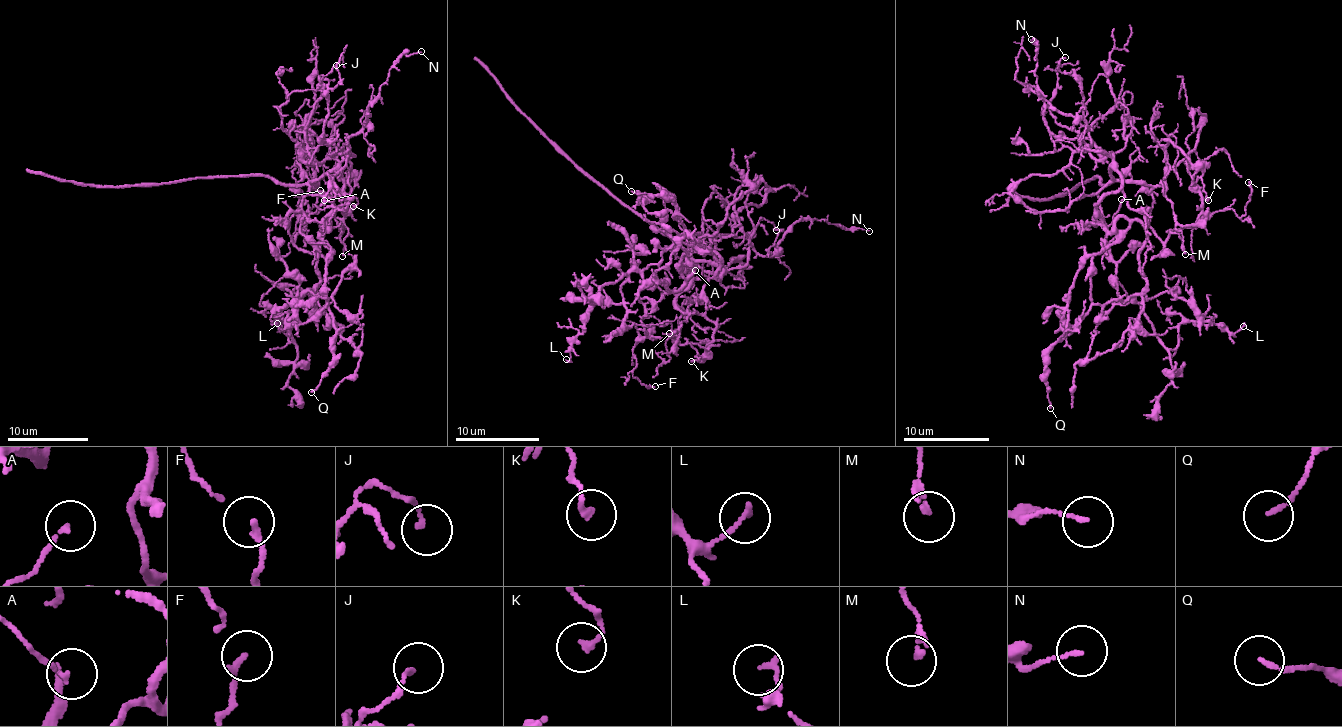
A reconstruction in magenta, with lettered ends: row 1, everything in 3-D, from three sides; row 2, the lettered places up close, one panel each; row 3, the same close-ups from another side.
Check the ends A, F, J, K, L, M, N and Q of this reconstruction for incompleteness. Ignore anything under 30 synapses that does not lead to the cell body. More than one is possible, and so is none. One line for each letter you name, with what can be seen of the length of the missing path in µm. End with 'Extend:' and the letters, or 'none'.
Extend: none

